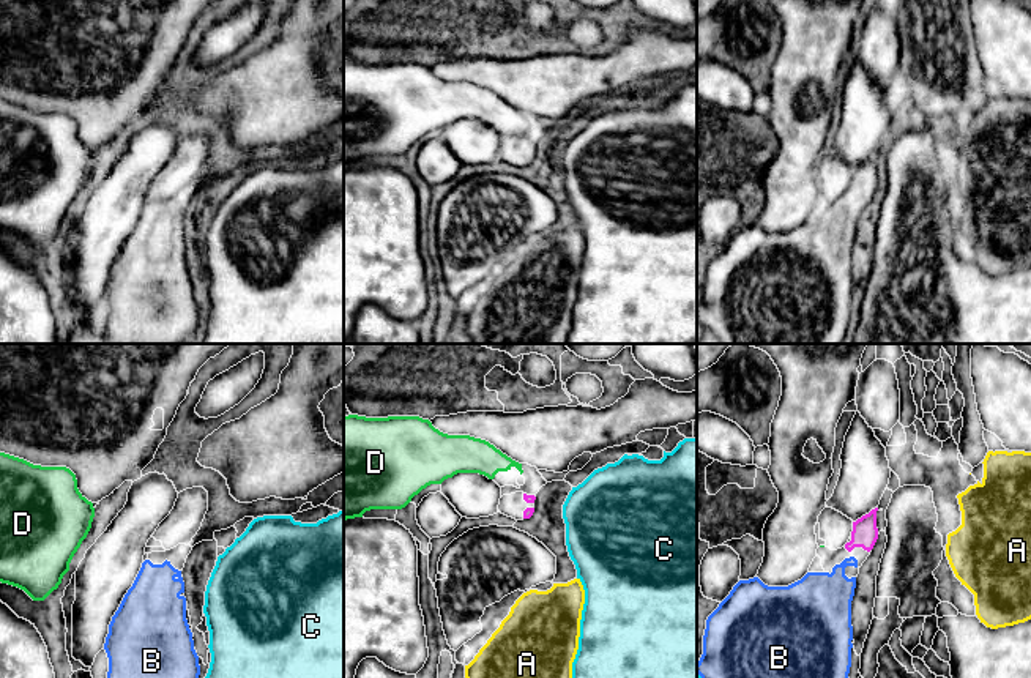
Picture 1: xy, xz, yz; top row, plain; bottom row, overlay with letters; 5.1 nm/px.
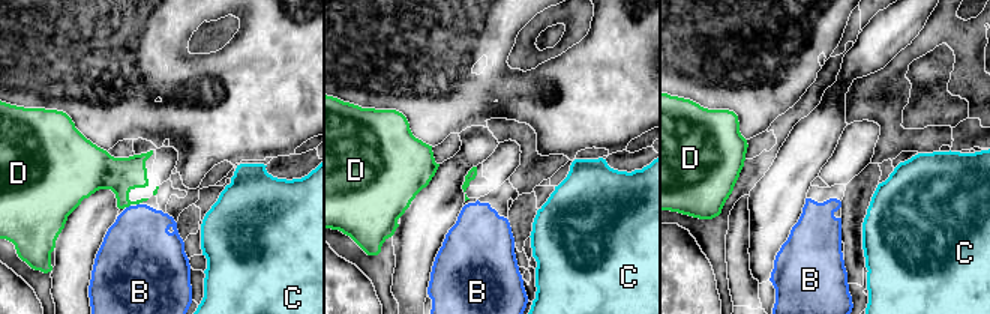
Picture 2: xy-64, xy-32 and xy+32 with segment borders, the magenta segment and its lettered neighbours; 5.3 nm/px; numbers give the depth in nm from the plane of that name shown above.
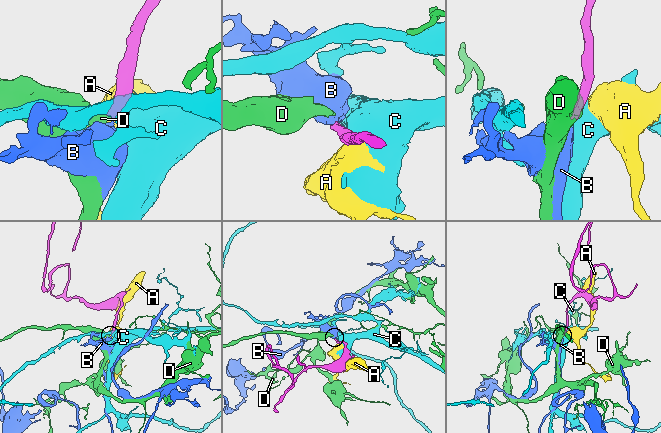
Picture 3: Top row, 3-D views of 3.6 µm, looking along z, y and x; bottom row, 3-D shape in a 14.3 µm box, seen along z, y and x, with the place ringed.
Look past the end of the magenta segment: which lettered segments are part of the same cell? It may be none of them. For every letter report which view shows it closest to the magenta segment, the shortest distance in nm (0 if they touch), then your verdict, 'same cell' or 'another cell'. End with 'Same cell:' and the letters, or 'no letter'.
A: view yz; gap 360 nm; another cell
B: view yz; gap 30 nm; same cell
C: view xz; gap 150 nm; another cell
D: view xz; gap 110 nm; another cell
Same cell: B

